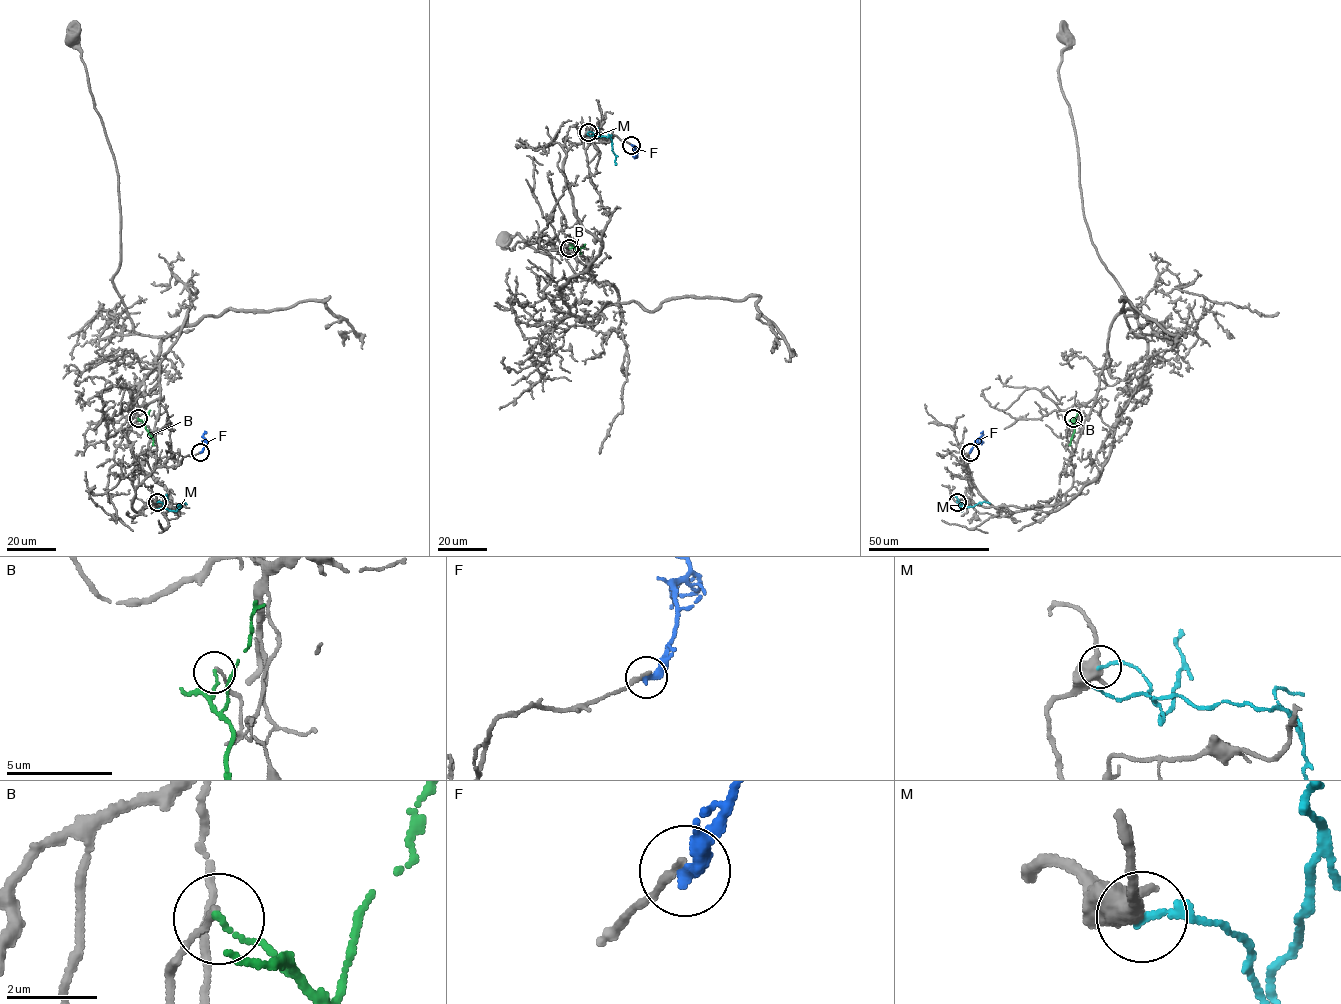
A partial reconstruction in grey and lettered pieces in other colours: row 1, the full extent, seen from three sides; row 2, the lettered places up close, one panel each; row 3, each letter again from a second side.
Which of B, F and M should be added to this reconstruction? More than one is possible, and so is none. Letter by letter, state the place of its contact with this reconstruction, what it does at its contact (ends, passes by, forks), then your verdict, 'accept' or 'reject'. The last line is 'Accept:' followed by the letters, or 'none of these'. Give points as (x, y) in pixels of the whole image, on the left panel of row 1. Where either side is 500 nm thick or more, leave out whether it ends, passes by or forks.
B: meets grey at (138, 418); it ends there; reject
F: meets grey at (200, 452); it ends there; reject
M: meets grey at (157, 502); it ends there; reject
Accept: none of these

